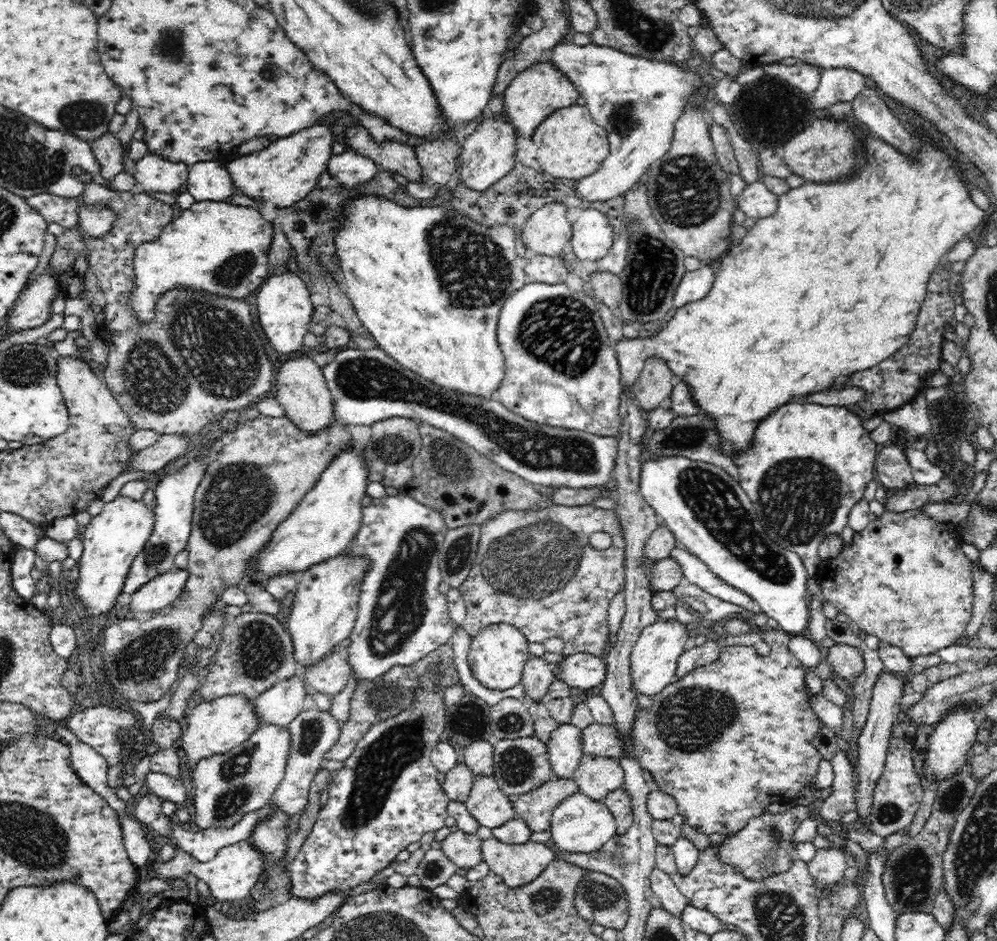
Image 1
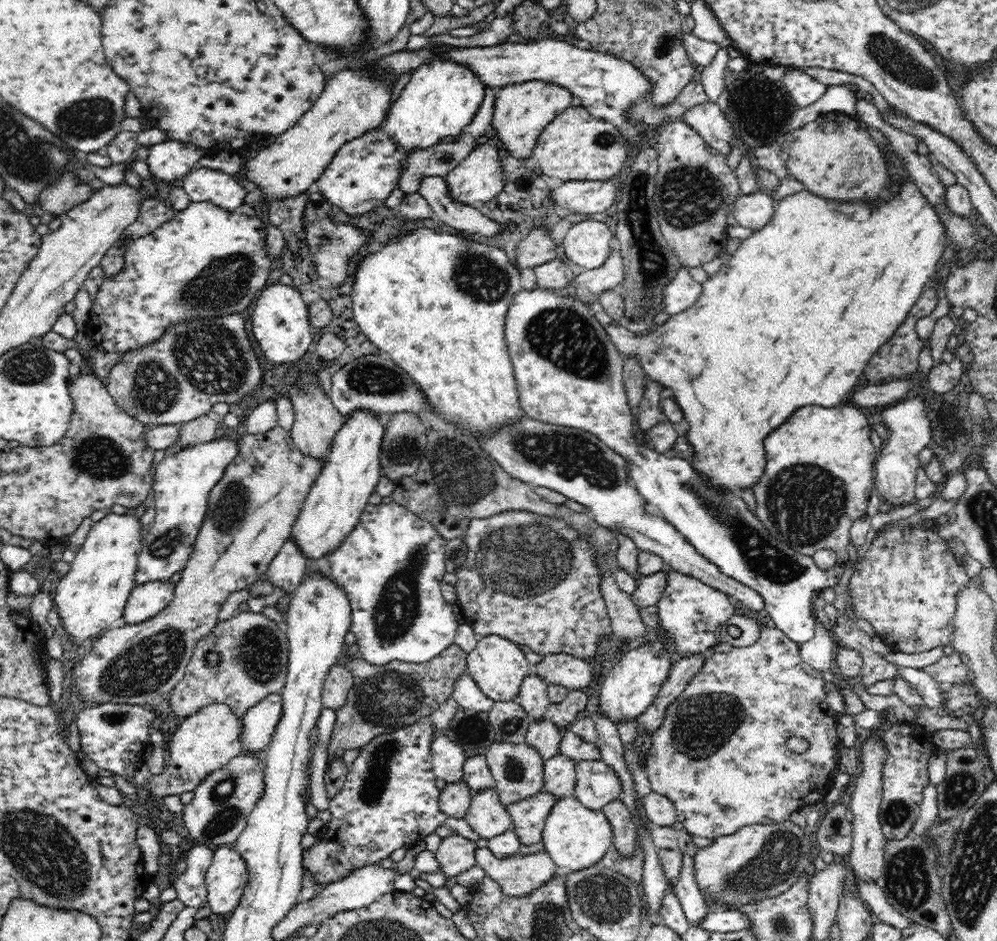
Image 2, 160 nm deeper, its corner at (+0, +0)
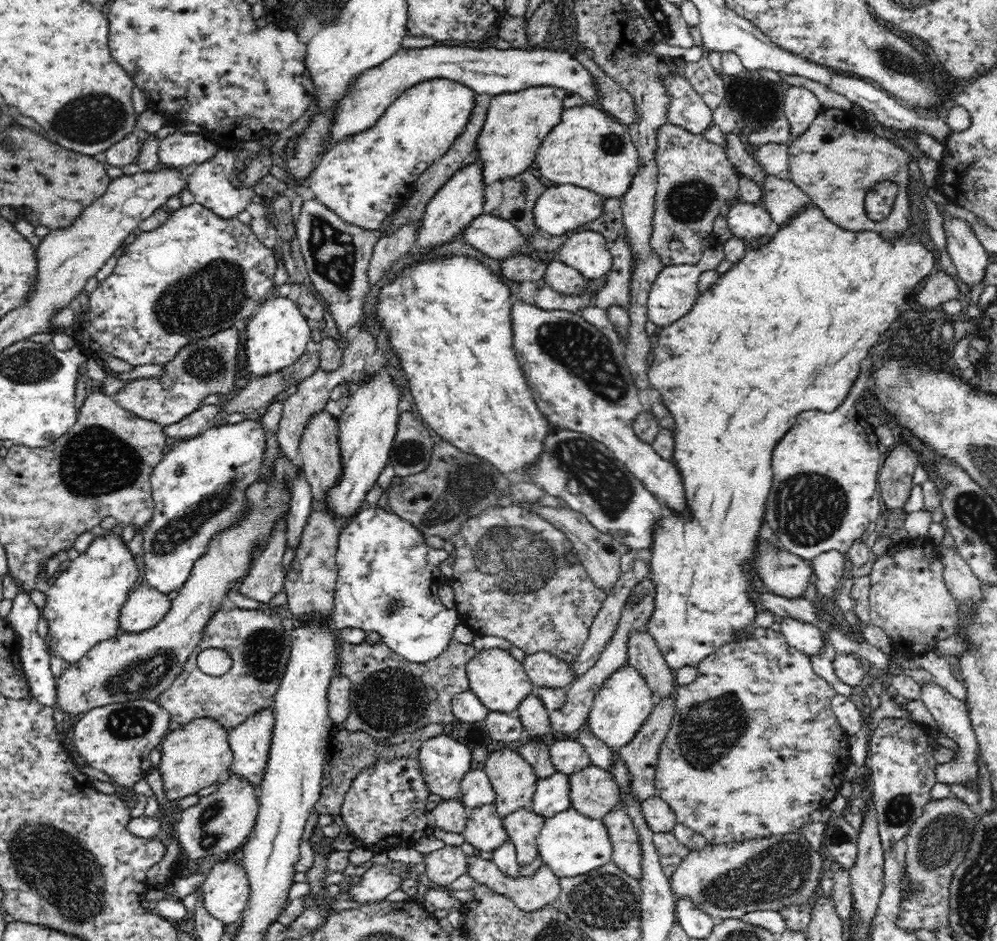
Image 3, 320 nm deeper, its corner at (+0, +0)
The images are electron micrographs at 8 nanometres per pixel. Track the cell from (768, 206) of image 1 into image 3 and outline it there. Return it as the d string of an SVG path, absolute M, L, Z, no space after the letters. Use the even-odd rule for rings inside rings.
M740 201L732 203L727 214L727 224L734 237L752 242L774 230L771 213L762 203L748 204Z

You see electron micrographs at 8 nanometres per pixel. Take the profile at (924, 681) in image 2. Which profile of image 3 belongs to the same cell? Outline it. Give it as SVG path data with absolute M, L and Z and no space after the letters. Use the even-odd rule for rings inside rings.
M935 680L922 686L920 699L924 702L928 712L932 714L934 721L938 723L938 728L958 745L958 750L955 750L955 755L951 761L942 764L936 763L934 768L936 782L943 782L948 785L978 782L978 772L980 770L976 759L979 755L979 745L969 717L968 707L964 704L964 701L949 693L945 688L936 685Z

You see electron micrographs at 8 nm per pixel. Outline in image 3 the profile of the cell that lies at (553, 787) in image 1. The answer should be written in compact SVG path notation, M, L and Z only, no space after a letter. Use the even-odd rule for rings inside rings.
M518 808L502 819L508 840L515 846L518 864L530 864L538 854L537 838L546 818L532 812L530 808Z

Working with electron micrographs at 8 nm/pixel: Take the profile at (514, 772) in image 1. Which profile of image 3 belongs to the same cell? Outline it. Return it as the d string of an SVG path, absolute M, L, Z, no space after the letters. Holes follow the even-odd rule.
M510 749L492 752L485 771L495 790L494 803L500 817L518 808L530 808L538 780L531 764L519 752Z

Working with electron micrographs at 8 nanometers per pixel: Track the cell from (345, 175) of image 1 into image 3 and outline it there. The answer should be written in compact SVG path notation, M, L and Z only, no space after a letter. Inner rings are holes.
M447 78L422 80L410 86L383 112L376 125L329 147L315 171L301 182L312 189L316 201L327 206L344 222L364 230L380 231L382 222L405 205L419 174L442 158L456 138L463 134L476 104L475 93L466 84Z

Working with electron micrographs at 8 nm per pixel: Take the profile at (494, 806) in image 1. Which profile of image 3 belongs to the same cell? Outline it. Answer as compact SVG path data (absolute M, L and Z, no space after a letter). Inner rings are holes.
M495 803L482 804L480 808L468 810L467 822L462 833L465 841L472 844L477 853L494 852L509 837Z

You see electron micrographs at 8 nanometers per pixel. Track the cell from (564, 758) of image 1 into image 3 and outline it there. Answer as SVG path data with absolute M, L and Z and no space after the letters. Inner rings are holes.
M556 771L550 778L538 780L530 810L539 813L546 819L554 816L554 814L571 807L570 791L569 775Z

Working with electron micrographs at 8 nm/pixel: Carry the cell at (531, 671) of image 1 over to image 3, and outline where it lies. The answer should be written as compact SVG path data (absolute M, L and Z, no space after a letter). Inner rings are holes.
M529 693L518 704L516 710L517 717L523 724L525 733L528 733L531 740L539 740L545 736L549 730L552 730L551 722L549 721L549 710L544 706L540 697L535 693Z

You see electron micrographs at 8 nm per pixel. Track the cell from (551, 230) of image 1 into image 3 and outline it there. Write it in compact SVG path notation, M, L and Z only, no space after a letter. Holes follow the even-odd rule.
M518 254L502 262L500 274L512 282L532 282L532 280L543 280L547 266L540 256L534 259L528 257L528 254Z

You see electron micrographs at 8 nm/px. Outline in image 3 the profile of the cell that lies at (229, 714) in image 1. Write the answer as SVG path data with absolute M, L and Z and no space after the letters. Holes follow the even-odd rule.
M200 717L169 732L159 747L161 761L158 765L168 801L196 795L227 773L233 761L231 746L228 745L228 731L218 720Z

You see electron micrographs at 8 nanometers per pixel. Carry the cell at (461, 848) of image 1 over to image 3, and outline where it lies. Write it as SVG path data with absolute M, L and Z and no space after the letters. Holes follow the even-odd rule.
M446 844L444 848L425 855L420 869L428 874L432 887L447 889L452 882L467 873L467 856L460 846Z

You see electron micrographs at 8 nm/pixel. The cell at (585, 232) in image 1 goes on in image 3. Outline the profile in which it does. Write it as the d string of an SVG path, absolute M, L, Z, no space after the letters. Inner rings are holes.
M595 230L574 231L558 250L558 256L560 256L560 262L574 268L587 279L602 278L610 272L613 266L613 257L606 247L606 239Z

